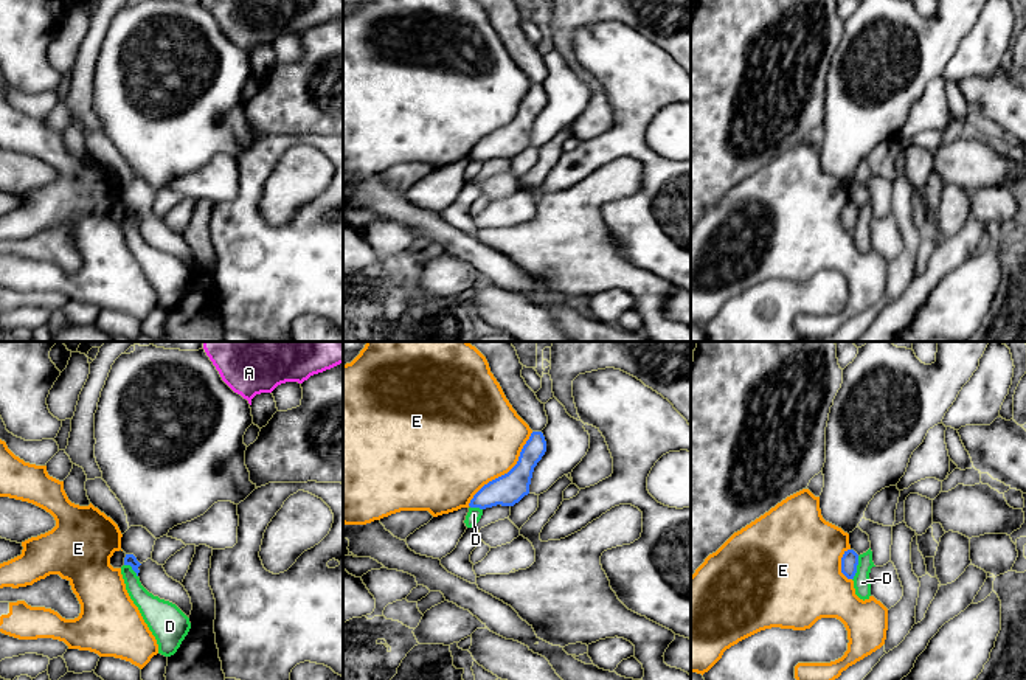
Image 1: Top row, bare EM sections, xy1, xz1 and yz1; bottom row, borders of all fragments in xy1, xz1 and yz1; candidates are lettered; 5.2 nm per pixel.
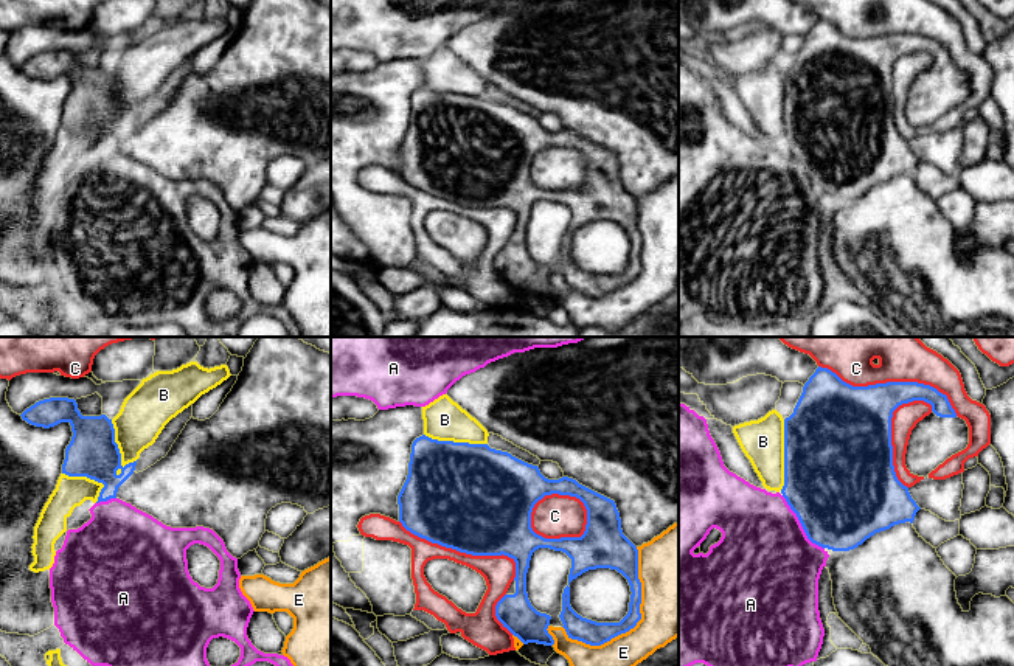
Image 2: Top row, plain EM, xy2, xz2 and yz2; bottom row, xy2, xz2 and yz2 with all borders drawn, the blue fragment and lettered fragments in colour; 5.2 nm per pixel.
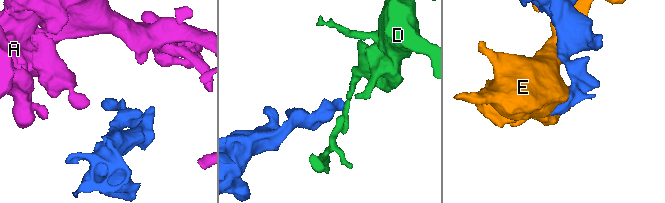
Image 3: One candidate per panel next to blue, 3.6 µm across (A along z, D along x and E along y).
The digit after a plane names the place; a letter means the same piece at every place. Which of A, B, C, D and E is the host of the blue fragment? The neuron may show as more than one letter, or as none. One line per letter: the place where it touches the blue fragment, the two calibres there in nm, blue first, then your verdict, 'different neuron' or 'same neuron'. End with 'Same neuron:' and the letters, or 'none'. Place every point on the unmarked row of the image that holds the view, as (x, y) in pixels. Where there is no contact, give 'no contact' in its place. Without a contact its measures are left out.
A: contact yz2 (802, 177); calibres 500 and 480 nm; same neuron
B: contact xy2 (117, 100); calibres 260 and 240 nm; different neuron
C: contact xz2 (567, 190); calibres 240 and 220 nm; different neuron
D: contact yz1 (856, 221); calibres 90 and 90 nm; different neuron
E: contact xz2 (640, 270); calibres 130 and 380 nm; different neuron
Same neuron: A

